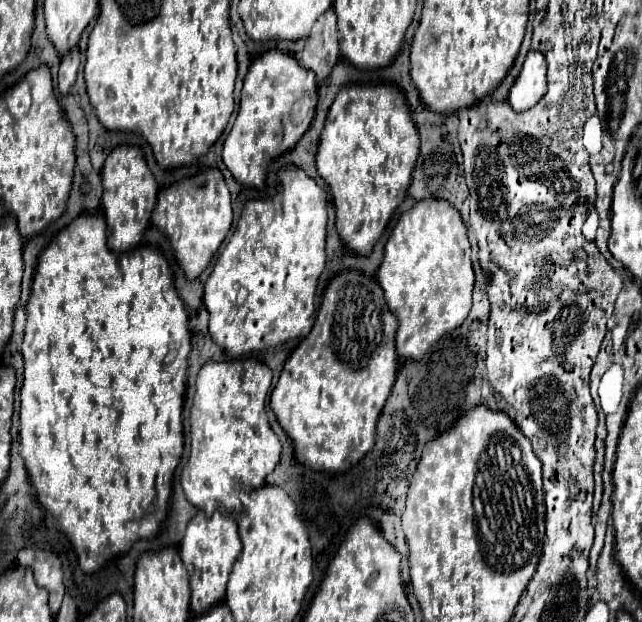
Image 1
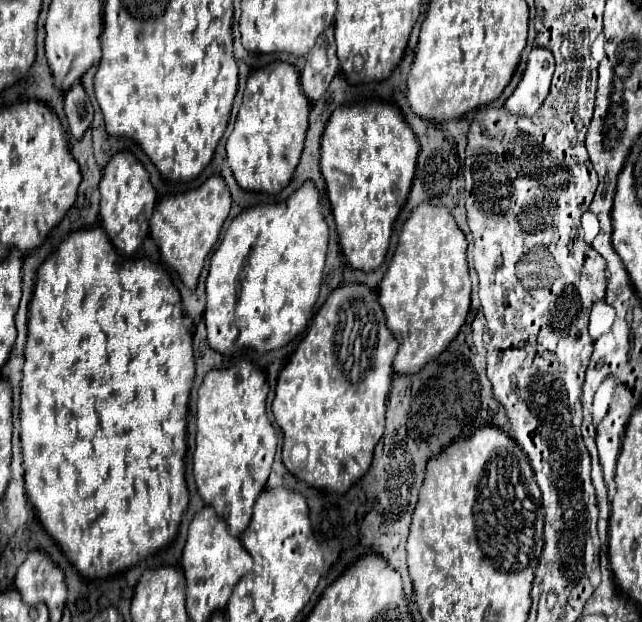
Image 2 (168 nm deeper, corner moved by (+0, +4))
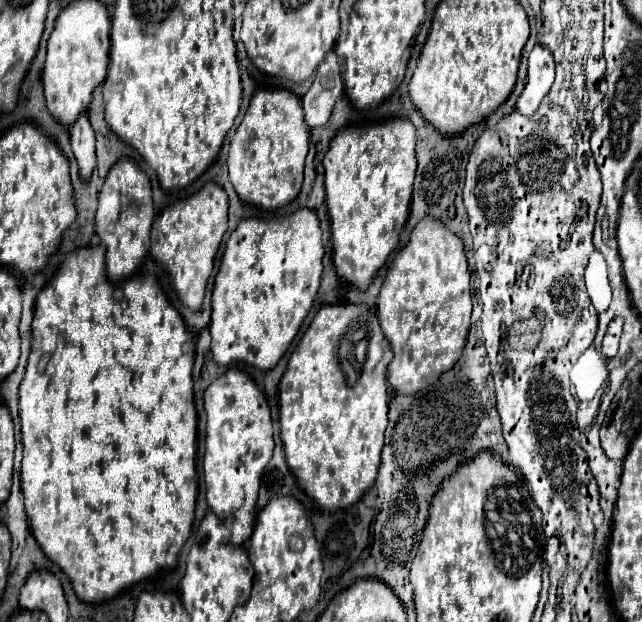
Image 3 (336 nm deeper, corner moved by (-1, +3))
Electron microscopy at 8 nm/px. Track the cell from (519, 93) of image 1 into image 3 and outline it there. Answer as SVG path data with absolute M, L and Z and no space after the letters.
M535 46L529 54L529 76L523 94L517 100L517 110L523 116L535 114L541 100L555 80L555 62L545 46Z

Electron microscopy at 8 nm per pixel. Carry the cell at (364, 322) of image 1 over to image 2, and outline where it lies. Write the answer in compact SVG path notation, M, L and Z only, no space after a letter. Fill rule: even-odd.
M342 283L334 289L326 303L316 313L298 349L280 371L272 413L284 433L282 461L286 469L312 487L322 487L334 493L348 491L370 467L376 443L384 433L384 411L390 381L394 377L394 355L398 341L386 327L386 315L378 301L376 291L362 283ZM294 445L306 445L308 457L302 467L294 467L290 453Z

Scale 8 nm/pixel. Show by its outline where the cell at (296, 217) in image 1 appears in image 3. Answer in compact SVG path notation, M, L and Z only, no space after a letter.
M301 208L289 216L273 220L261 220L261 218L243 220L227 240L225 254L215 278L213 314L209 324L209 332L213 336L211 342L213 360L219 366L227 366L237 360L251 364L259 370L275 368L275 364L281 360L281 356L287 352L293 338L297 336L303 318L313 306L323 270L321 258L323 258L323 246L321 246L319 218L309 208Z

